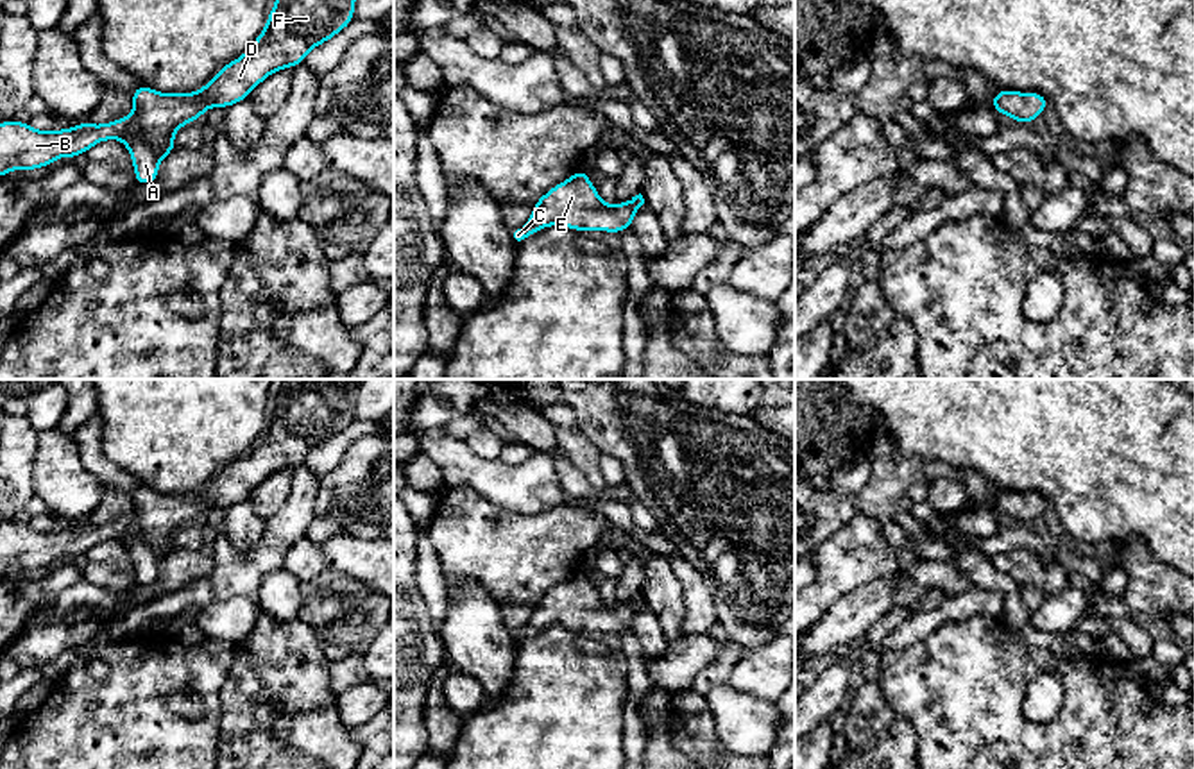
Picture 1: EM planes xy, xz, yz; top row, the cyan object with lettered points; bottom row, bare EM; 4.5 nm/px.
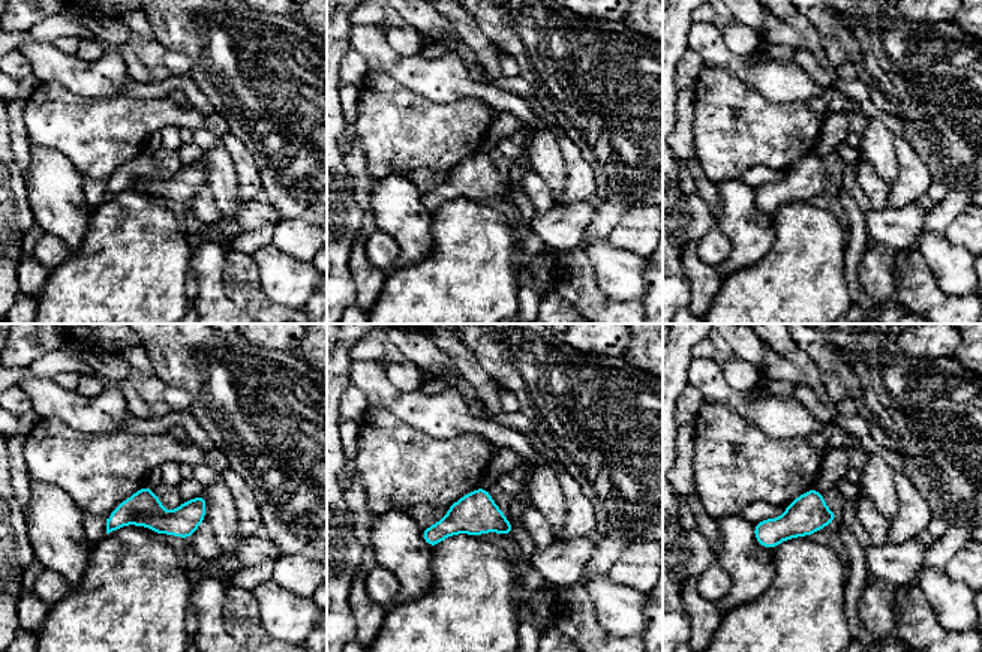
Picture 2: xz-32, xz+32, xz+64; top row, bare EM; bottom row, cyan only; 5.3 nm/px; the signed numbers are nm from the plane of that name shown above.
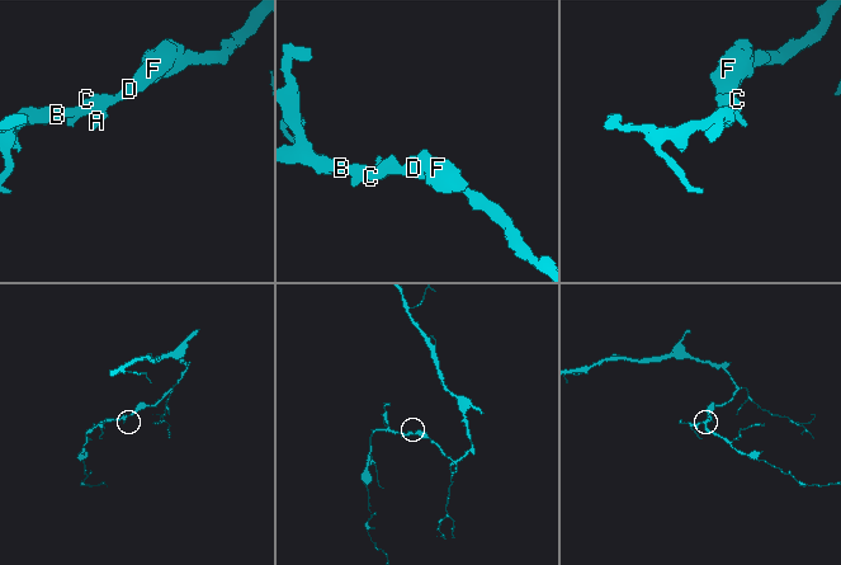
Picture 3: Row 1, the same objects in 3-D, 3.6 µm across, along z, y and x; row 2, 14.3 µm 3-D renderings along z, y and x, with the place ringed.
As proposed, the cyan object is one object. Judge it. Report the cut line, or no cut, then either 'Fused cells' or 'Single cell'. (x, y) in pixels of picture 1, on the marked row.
No split. Single cell

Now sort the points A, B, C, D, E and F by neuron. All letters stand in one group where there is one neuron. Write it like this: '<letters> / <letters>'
A B C D E F

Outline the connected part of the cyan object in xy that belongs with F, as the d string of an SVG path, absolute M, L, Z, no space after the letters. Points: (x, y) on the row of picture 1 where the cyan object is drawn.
M274 0L263 32L238 59L199 91L159 93L140 84L132 93L129 118L93 125L84 122L63 131L36 131L23 122L0 123L0 177L13 170L36 170L57 157L73 159L106 139L125 143L136 184L152 184L159 163L175 150L174 134L202 118L209 107L229 107L249 98L251 91L274 72L301 64L313 46L344 30L354 14L356 0Z

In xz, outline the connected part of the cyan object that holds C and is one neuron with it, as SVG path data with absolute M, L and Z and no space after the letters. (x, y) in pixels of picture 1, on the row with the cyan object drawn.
M576 168L567 181L553 186L533 204L528 222L514 232L514 238L521 241L550 225L584 232L621 232L632 227L635 211L643 204L639 193L623 204L607 206L591 184L589 173Z

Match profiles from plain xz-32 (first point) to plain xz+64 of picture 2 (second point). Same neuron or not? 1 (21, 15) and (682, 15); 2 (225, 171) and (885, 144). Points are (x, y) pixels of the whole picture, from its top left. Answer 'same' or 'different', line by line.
1: different
2: same

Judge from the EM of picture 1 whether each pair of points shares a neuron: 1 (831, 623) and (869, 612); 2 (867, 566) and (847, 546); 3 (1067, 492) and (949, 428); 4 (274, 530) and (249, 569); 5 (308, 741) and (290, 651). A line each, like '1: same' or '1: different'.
1: same
2: same
3: same
4: same
5: same

